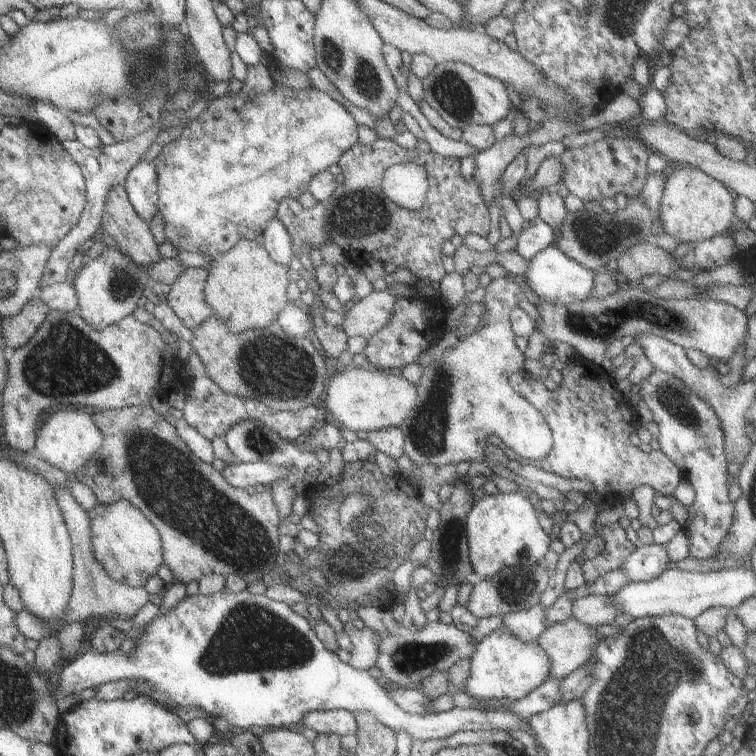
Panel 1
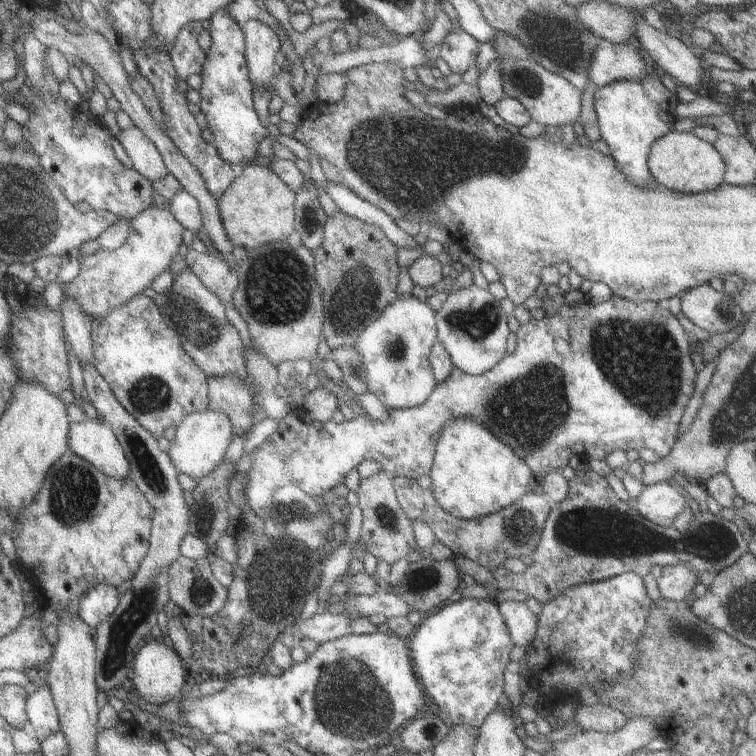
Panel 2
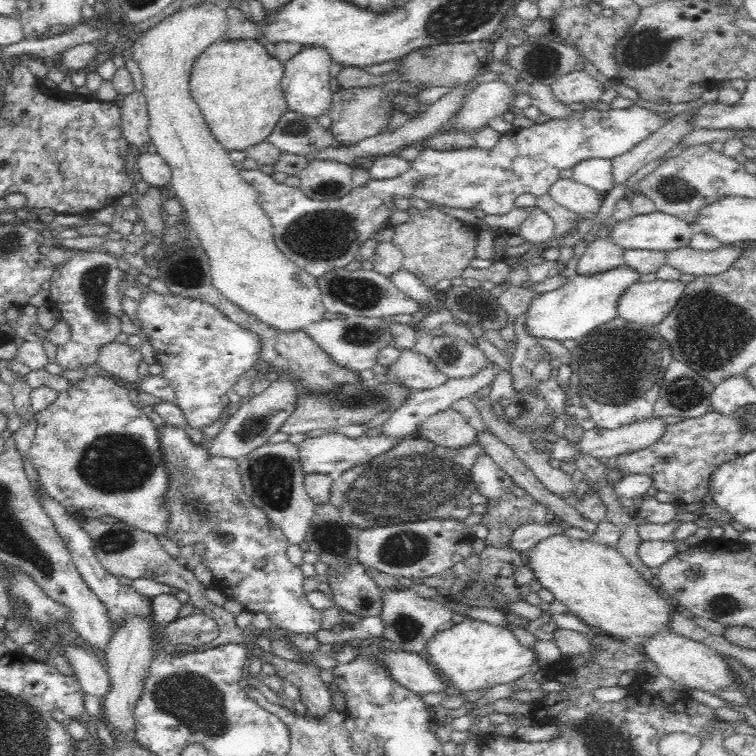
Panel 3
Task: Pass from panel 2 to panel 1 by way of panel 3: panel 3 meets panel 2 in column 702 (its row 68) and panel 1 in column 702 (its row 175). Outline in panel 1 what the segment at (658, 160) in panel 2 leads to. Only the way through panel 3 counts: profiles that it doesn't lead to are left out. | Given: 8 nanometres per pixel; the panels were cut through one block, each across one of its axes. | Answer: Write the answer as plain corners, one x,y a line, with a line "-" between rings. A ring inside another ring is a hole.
676,164
673,172
665,176
665,184
657,206
657,218
663,234
677,242
699,242
721,235
733,221
735,195
724,184
689,165

